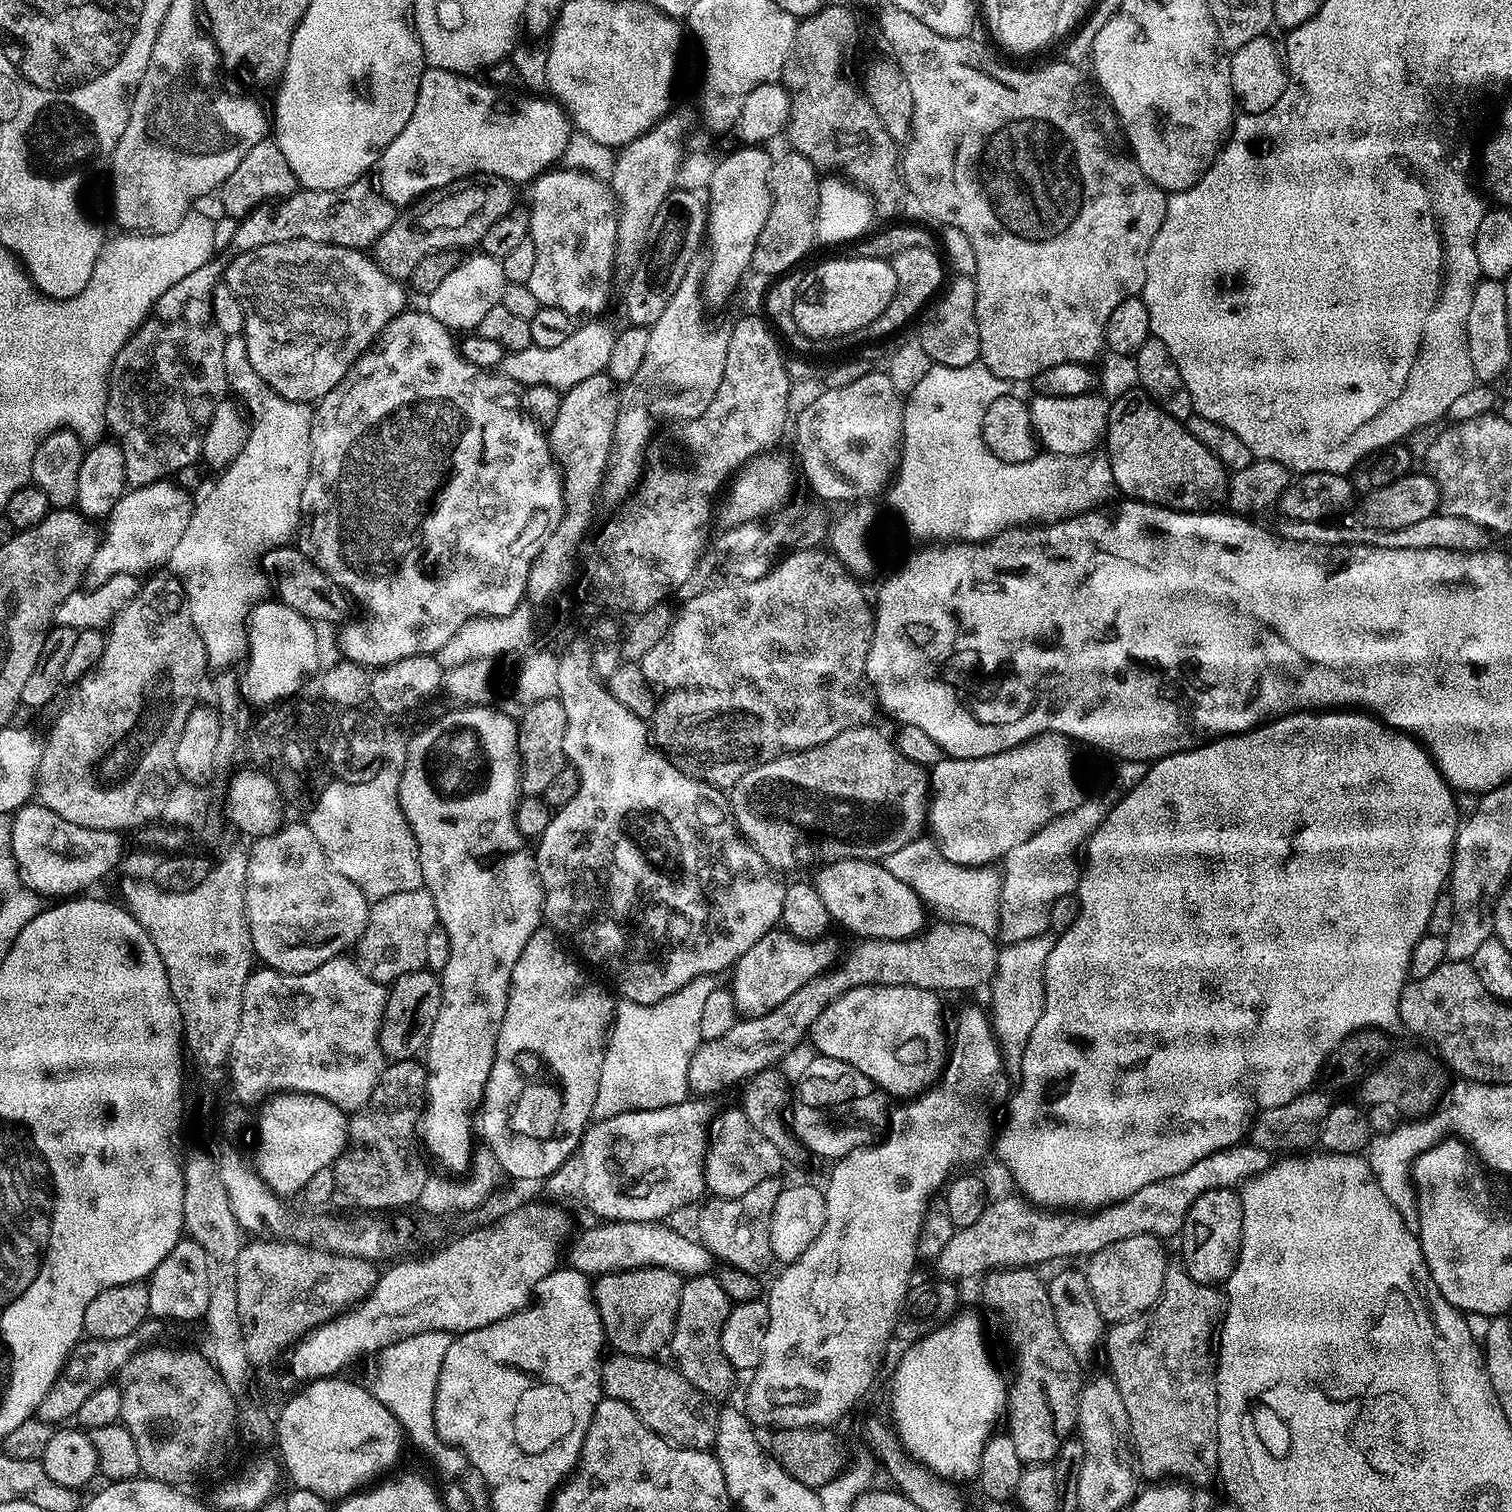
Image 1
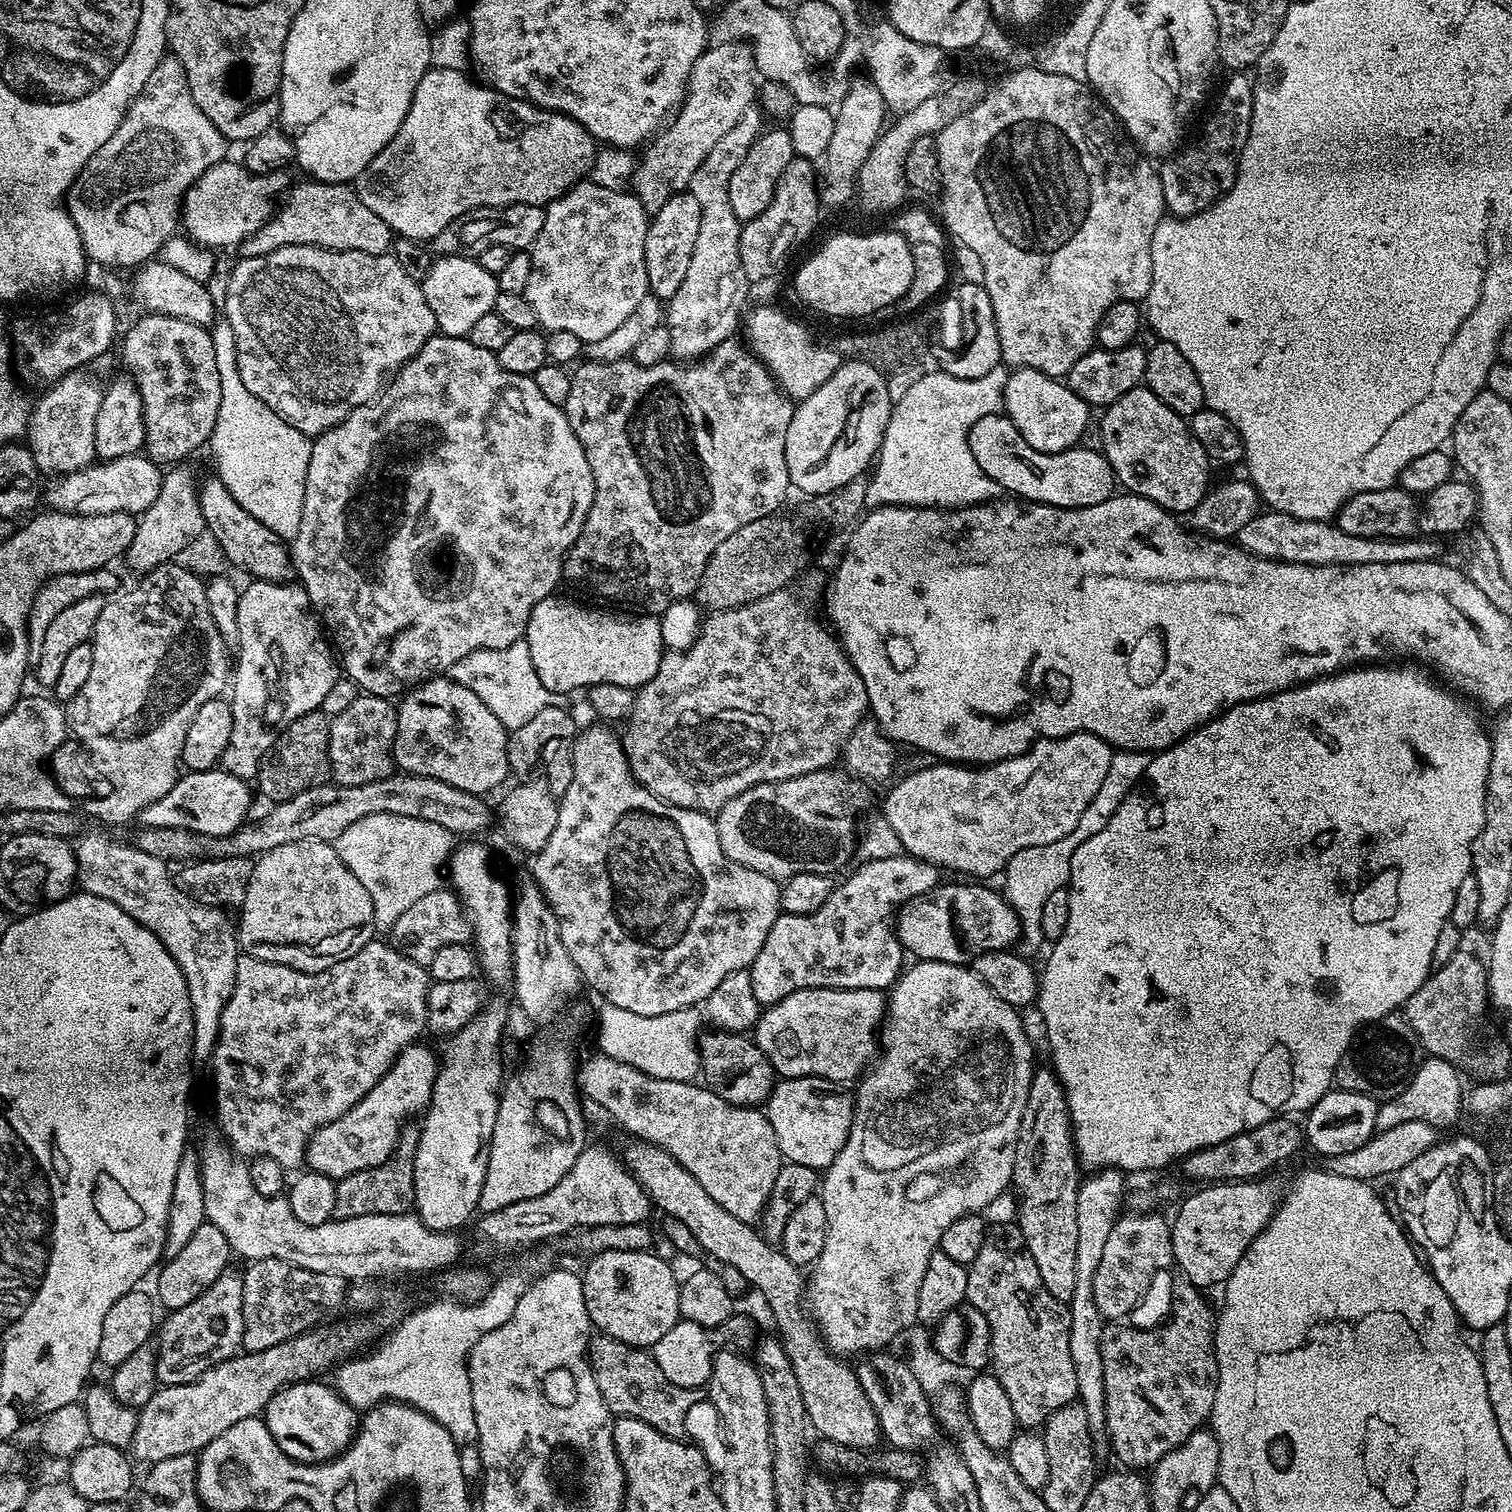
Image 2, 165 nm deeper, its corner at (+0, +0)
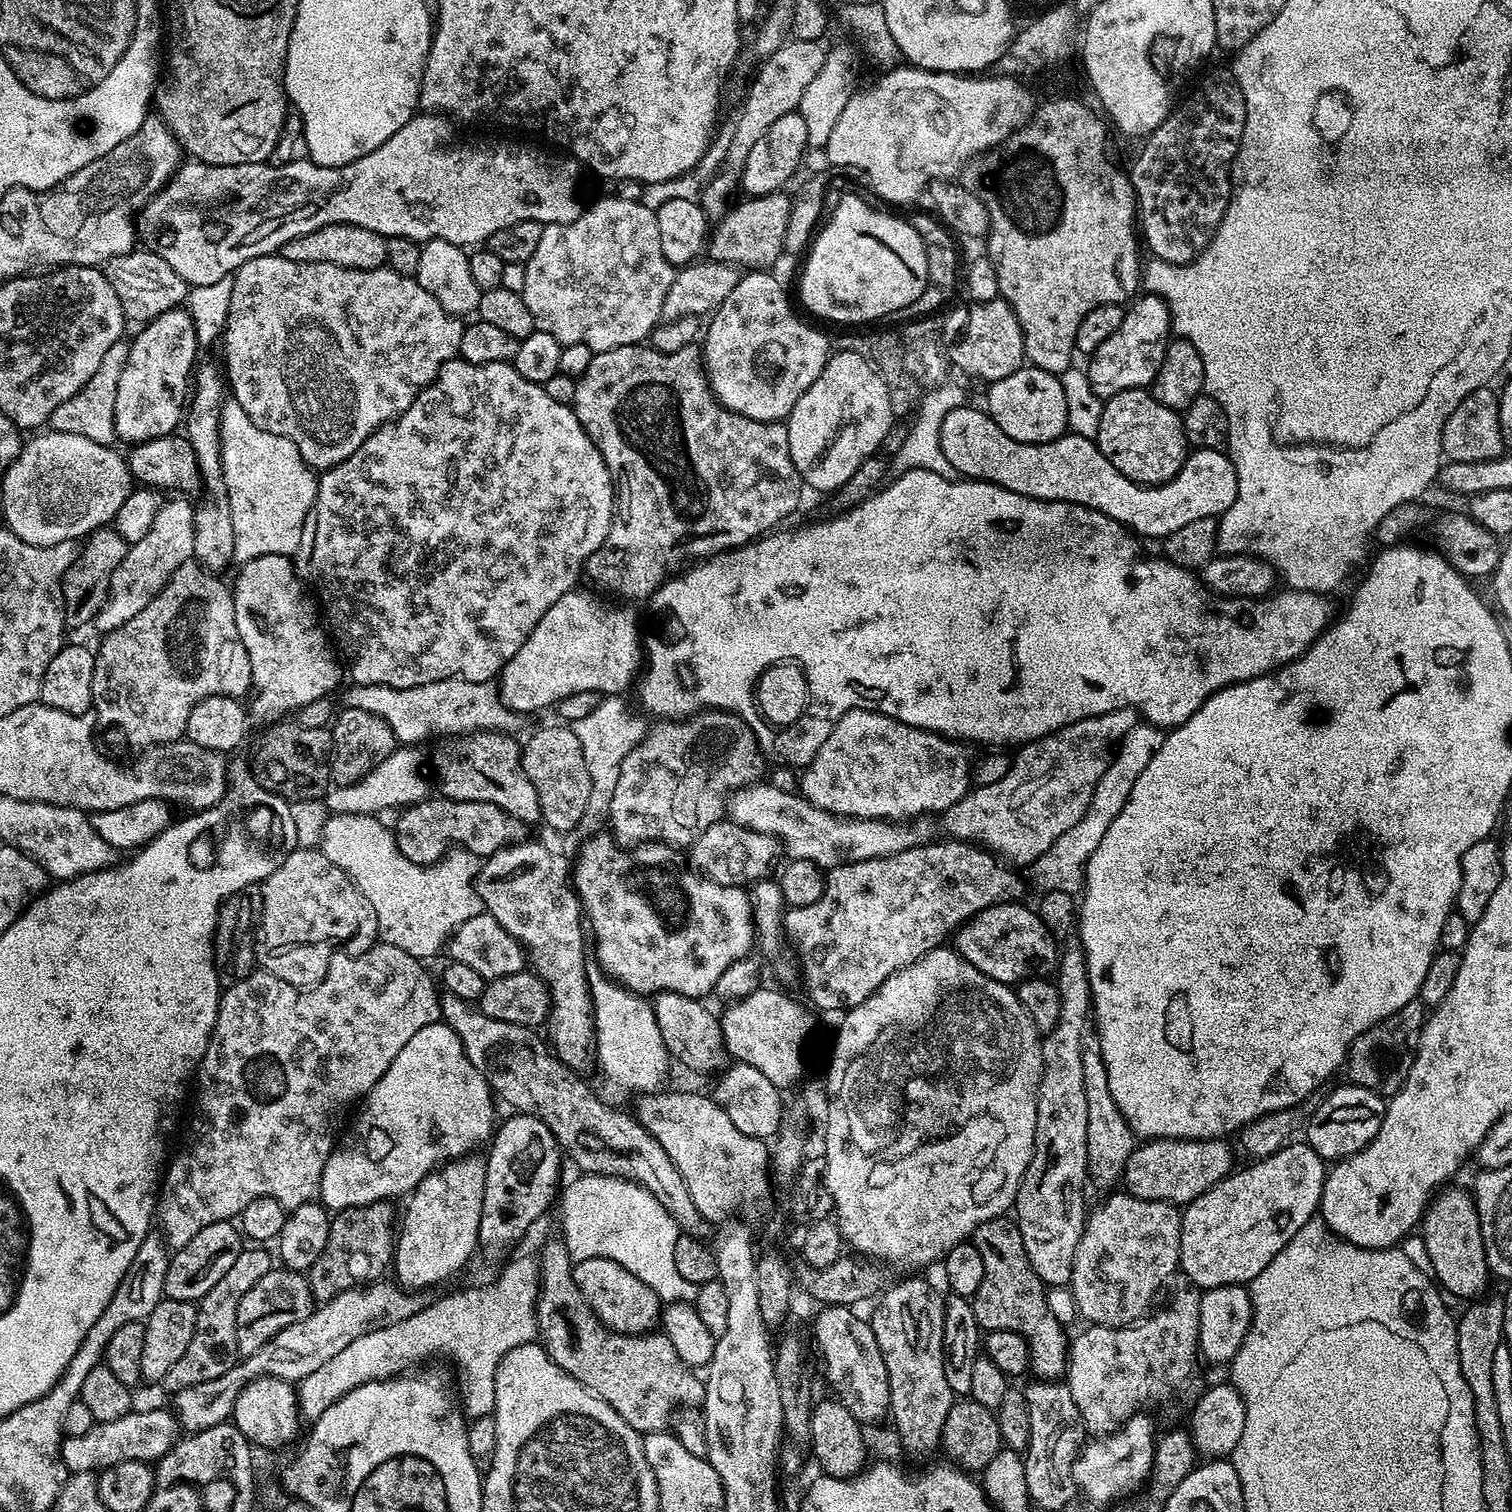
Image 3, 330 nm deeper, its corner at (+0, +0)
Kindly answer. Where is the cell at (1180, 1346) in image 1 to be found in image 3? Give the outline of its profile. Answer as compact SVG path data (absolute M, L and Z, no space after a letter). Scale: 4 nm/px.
M1187 1287L1178 1289L1161 1312L1153 1311L1137 1323L1125 1324L1122 1328L1107 1328L1105 1324L1084 1326L1076 1337L1071 1337L1066 1383L1085 1429L1093 1437L1107 1436L1109 1432L1116 1431L1125 1421L1137 1415L1138 1410L1152 1410L1148 1408L1156 1408L1159 1404L1187 1405L1200 1395L1200 1292L1195 1287Z

